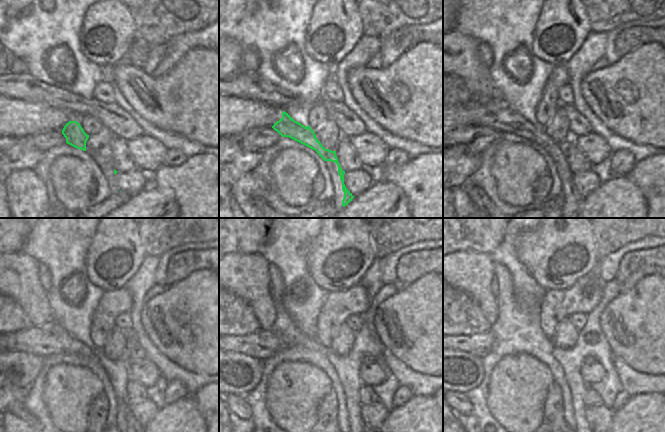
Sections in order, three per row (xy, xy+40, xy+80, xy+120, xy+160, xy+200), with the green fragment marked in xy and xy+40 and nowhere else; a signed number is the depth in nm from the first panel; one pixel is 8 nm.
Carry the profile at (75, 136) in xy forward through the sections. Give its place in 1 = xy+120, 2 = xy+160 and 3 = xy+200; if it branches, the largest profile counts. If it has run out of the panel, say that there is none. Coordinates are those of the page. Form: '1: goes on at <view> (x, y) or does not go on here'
1: goes on at xy+120 (50, 339)
2: goes on at xy+160 (262, 344)
3: goes on at xy+200 (480, 344)

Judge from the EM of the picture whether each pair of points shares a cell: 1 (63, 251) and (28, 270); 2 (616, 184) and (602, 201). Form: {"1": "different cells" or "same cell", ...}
{"1": "different cells", "2": "same cell"}

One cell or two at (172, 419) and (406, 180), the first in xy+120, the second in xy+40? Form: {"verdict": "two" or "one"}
{"verdict": "two"}

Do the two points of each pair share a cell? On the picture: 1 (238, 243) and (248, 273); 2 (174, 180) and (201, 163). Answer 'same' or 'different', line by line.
1: different
2: same

